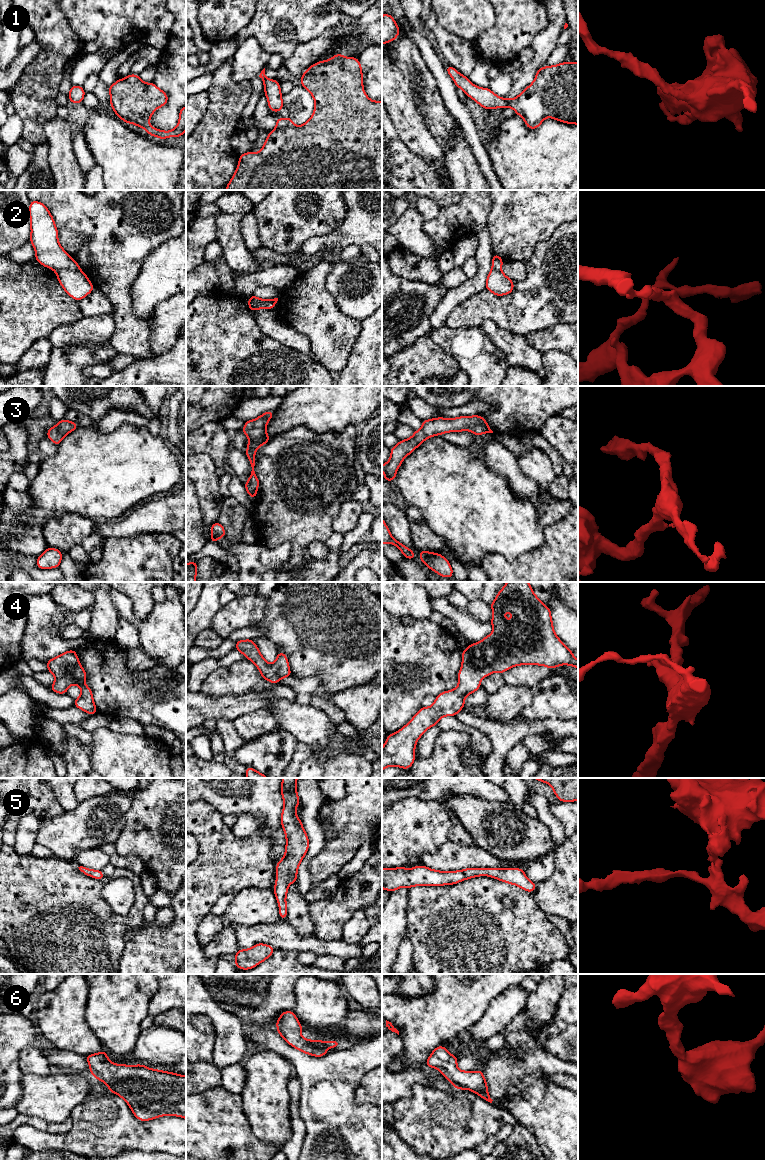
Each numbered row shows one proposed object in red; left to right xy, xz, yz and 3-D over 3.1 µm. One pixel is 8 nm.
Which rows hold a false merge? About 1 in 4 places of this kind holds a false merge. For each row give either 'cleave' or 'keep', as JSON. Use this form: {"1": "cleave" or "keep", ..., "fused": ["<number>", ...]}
{"1": "keep", "2": "cleave", "3": "keep", "4": "keep", "5": "keep", "6": "keep", "fused": ["2"]}

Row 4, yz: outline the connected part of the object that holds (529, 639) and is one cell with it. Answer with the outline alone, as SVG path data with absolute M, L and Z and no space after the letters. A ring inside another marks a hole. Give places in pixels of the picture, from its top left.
M507 582L504 587L498 592L495 600L490 604L491 609L493 611L493 615L492 615L492 620L491 620L491 625L493 628L493 633L490 635L487 635L486 637L484 637L480 642L478 643L472 643L469 644L469 647L467 649L464 649L462 652L462 665L461 665L461 669L458 672L458 686L453 689L453 690L449 690L449 691L444 691L441 692L440 694L438 694L436 696L435 702L433 703L432 706L430 707L422 707L416 714L415 716L400 730L398 730L395 733L390 733L388 738L386 739L383 748L382 748L382 771L389 767L389 766L397 766L403 769L410 769L410 767L412 766L413 762L415 761L415 746L417 744L418 739L432 726L437 725L438 722L440 721L440 719L443 716L456 716L458 712L460 712L465 704L465 697L471 693L474 693L475 691L477 691L481 685L481 679L484 677L489 676L490 674L494 673L494 672L499 672L499 673L504 673L505 671L507 671L508 669L514 667L514 666L518 666L518 665L540 665L540 666L546 666L549 669L553 669L555 667L558 667L560 665L570 665L573 666L575 668L578 668L578 660L574 657L574 655L572 654L572 650L569 649L568 647L566 647L564 645L564 643L557 637L557 635L555 634L554 628L553 628L553 622L552 622L552 618L551 618L551 611L550 608L545 606L544 603L534 594L533 592L533 588L530 586L530 584L528 582ZM504 612L509 612L511 613L514 618L512 620L508 620L505 619L503 616Z

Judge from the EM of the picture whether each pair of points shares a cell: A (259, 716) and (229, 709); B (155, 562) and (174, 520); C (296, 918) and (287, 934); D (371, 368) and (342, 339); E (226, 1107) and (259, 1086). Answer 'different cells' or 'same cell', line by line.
A: different cells
B: different cells
C: different cells
D: different cells
E: different cells

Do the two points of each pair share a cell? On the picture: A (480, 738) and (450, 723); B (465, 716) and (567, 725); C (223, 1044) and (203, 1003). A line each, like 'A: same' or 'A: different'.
A: same
B: same
C: same

